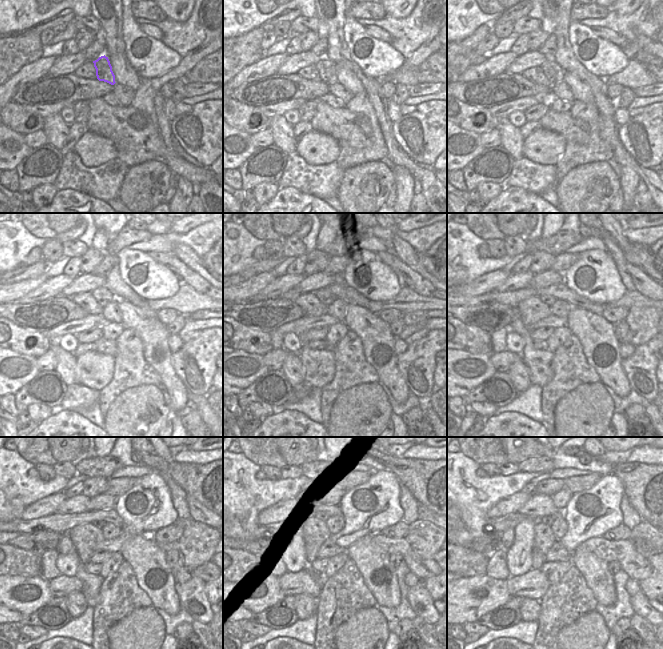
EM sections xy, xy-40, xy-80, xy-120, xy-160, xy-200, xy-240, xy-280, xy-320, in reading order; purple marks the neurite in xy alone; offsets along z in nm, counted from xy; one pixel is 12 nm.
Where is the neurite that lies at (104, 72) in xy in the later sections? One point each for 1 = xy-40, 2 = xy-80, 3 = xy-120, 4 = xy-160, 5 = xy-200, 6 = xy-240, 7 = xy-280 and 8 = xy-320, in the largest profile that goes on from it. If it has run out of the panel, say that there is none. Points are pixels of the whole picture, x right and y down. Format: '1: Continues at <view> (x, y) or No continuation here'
1: Continues at xy-40 (327, 69)
2: Continues at xy-80 (554, 73)
3: Continues at xy-120 (103, 295)
4: Continues at xy-160 (324, 295)
5: Continues at xy-200 (549, 300)
6: Continues at xy-240 (100, 524)
7: Continues at xy-280 (323, 521)
8: Continues at xy-320 (548, 520)

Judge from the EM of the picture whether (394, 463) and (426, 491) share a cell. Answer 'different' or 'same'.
same

